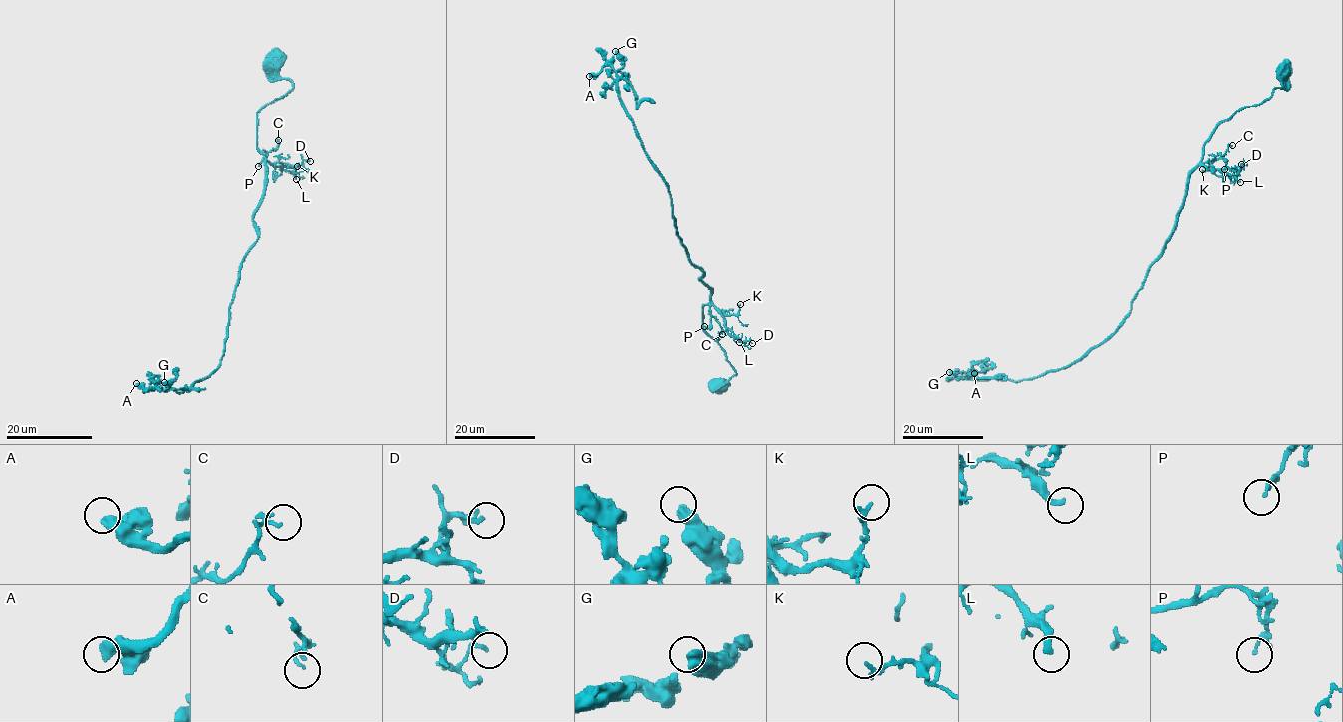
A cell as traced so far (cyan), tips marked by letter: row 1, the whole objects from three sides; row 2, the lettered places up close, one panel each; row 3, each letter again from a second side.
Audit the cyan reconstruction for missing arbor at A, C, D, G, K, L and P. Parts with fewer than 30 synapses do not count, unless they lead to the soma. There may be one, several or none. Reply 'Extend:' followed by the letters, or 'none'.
Extend: none

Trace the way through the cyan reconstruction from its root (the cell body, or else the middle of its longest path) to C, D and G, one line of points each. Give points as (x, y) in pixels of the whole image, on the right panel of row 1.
C: (1282, 70), (1282, 84), (1268, 98), (1242, 107), (1217, 126), (1204, 145), (1201, 161), (1212, 161), (1232, 145)
D: (1282, 70), (1280, 87), (1223, 120), (1204, 145), (1201, 161), (1211, 169), (1240, 170), (1241, 164)
G: (1282, 70), (1280, 87), (1235, 111), (1205, 143), (1175, 230), (1112, 333), (1031, 379), (949, 372)

